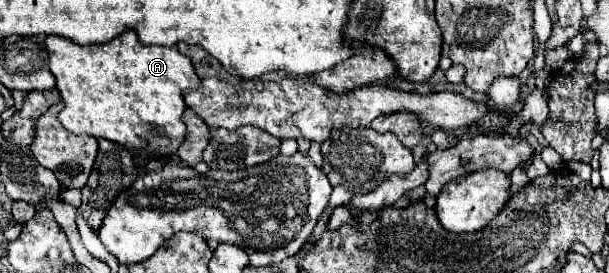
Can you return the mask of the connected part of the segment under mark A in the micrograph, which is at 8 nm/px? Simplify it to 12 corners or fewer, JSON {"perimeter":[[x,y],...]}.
{"perimeter":[[134,30],[46,36],[68,132],[176,152],[200,78]]}

